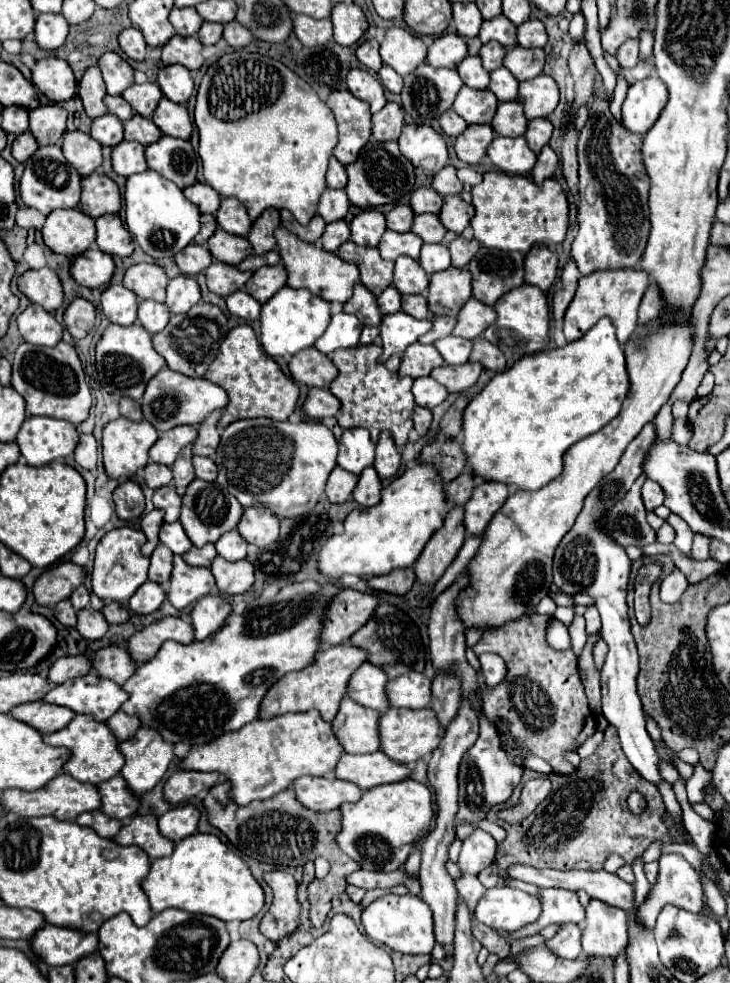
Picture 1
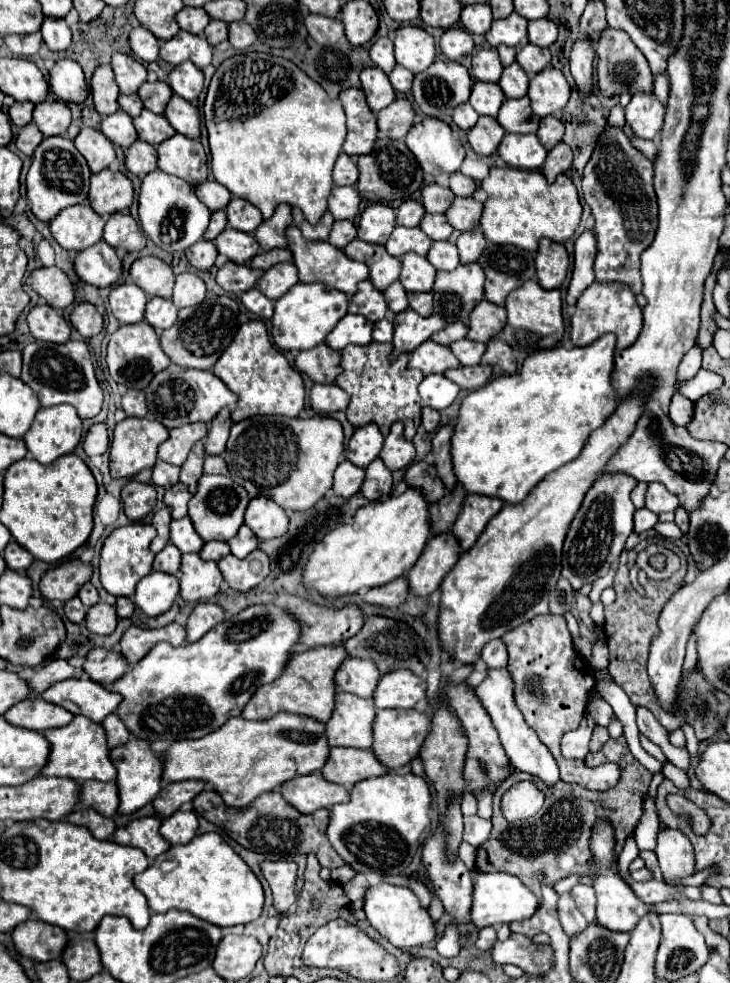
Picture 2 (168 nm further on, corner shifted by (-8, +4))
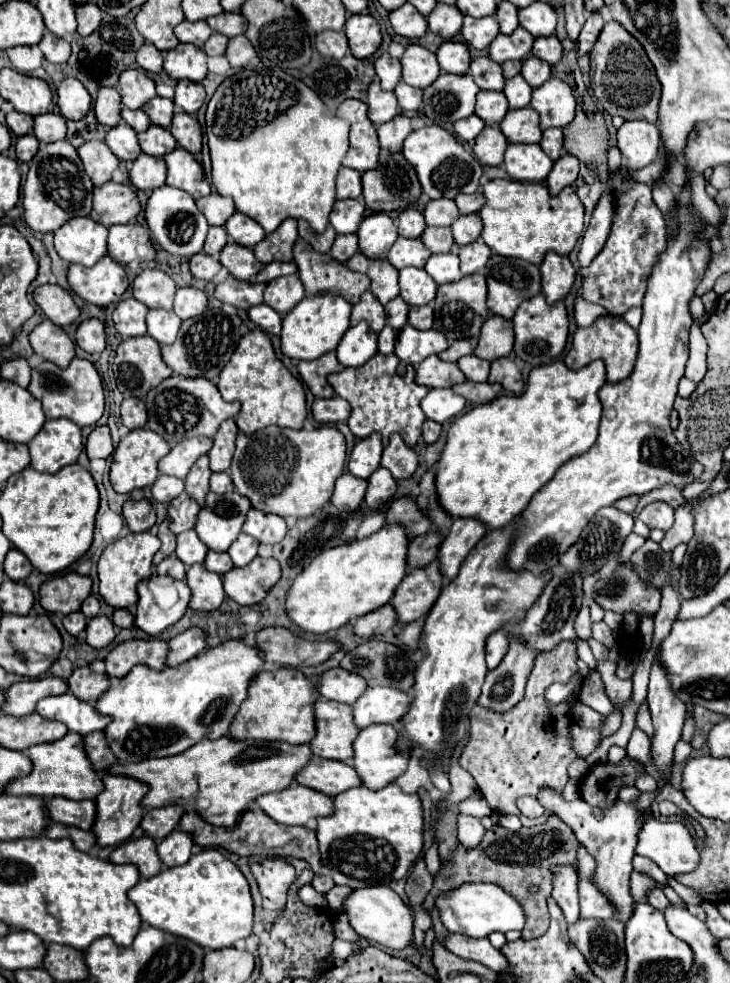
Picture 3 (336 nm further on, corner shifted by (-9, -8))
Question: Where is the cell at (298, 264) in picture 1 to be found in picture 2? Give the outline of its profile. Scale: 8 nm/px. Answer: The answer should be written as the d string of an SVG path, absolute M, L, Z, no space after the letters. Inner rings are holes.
M293 225L287 229L287 239L289 239L289 249L293 253L293 263L299 271L301 283L319 283L321 281L327 287L335 287L351 297L357 289L357 283L369 277L369 269L365 263L345 257L345 253L341 249L333 247L329 241L305 241L301 231Z

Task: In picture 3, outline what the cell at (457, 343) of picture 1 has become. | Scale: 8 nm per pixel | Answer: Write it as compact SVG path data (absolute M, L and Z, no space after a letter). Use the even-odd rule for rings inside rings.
M464 355L458 359L458 367L460 371L466 375L466 379L482 383L488 379L488 371L490 371L490 363L476 357L476 355Z

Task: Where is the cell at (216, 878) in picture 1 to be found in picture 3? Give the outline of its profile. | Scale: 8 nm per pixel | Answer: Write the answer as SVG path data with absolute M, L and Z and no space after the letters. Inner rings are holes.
M202 849L200 853L192 855L186 865L170 867L150 879L138 881L128 891L128 897L138 907L138 913L144 923L158 927L162 931L168 931L168 933L186 937L186 939L202 945L204 949L232 947L238 939L246 939L254 927L254 905L252 905L250 885L248 885L246 877L240 873L240 869L216 849Z

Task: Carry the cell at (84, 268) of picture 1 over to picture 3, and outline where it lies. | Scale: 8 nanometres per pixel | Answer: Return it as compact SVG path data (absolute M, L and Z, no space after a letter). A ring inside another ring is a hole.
M106 255L94 267L70 265L68 283L84 301L106 307L120 301L128 287L128 277L124 267Z

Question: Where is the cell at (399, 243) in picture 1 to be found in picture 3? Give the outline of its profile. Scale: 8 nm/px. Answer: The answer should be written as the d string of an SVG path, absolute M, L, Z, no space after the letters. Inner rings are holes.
M398 237L398 241L392 245L392 249L388 251L388 261L396 267L396 269L404 269L408 265L424 269L428 257L432 253L422 245L420 239L404 239Z

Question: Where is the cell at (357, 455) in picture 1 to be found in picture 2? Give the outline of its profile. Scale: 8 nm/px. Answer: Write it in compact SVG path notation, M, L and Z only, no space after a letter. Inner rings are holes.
M369 423L363 427L357 427L353 437L347 445L347 459L357 467L367 467L381 451L383 447L383 435L379 433L379 427Z

